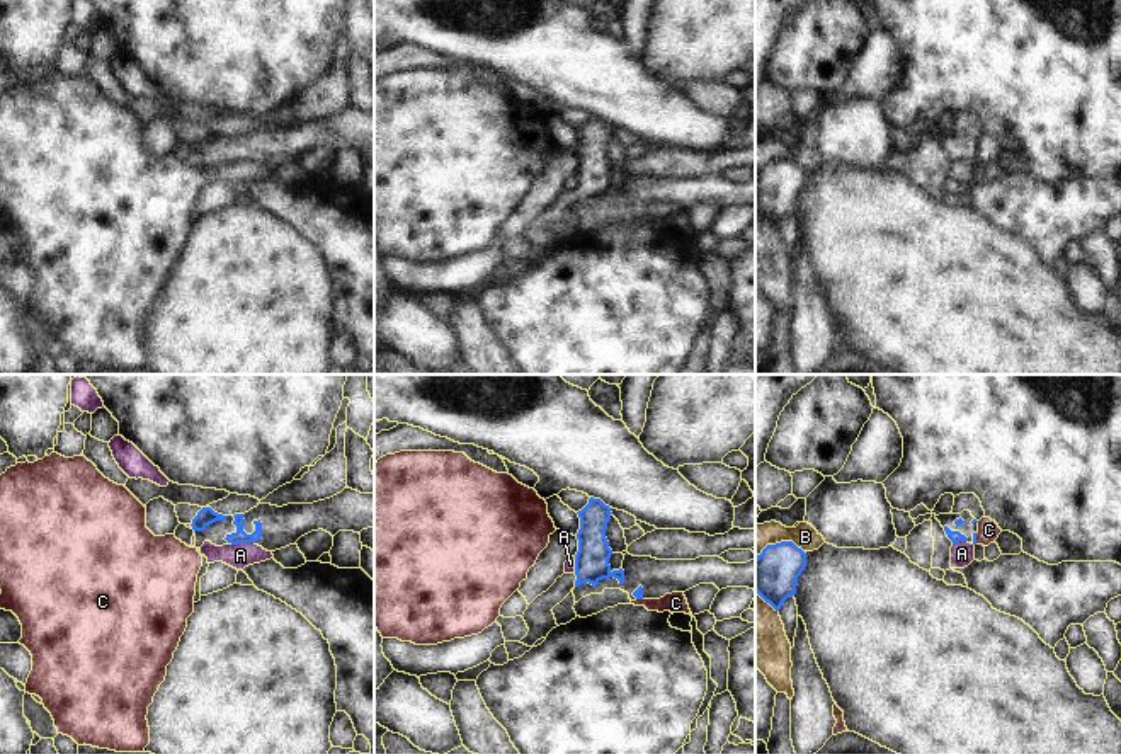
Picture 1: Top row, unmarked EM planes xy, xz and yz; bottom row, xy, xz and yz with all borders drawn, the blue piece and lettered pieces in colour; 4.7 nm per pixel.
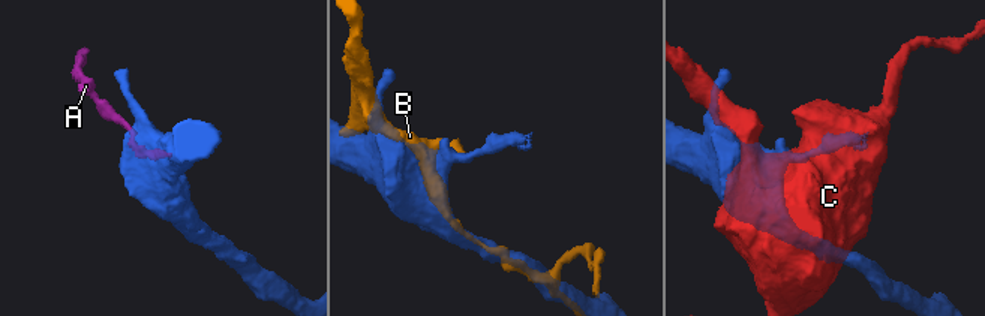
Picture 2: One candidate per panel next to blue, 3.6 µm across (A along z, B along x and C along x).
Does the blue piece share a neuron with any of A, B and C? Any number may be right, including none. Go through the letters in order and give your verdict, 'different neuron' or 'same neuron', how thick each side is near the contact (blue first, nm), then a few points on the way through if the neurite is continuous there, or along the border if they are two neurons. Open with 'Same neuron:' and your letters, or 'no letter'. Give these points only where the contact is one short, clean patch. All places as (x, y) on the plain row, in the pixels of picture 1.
Same neuron: no letter
A: different neuron | 60/120 nm | along xy (230, 160), (254, 162)
B: different neuron | 220/130 nm
C: different neuron | 20/100 nm | along yz (975, 152), (977, 162)

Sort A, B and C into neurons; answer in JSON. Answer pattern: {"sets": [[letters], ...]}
{"sets": [["A"], ["B"], ["C"]]}

